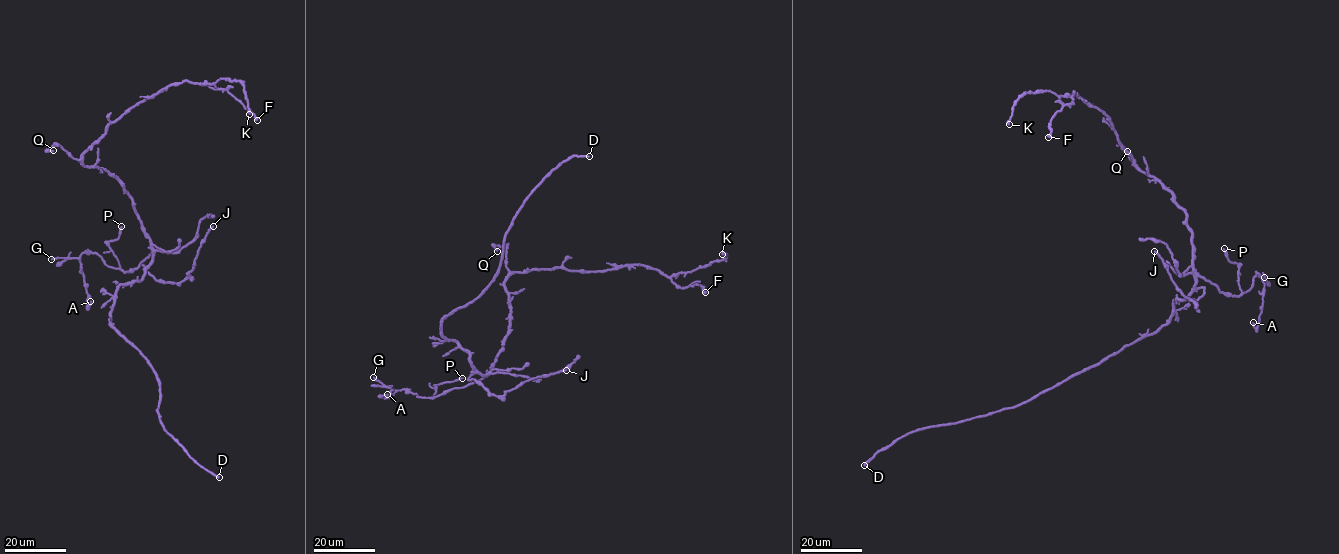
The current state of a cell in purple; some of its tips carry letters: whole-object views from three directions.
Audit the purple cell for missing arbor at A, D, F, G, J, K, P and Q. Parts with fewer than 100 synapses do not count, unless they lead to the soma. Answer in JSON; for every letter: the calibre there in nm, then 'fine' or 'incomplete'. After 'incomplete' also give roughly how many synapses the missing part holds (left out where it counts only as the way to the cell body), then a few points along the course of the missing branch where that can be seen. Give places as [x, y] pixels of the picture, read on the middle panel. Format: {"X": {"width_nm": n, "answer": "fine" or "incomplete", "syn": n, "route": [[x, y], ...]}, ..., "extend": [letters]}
{"A": {"width_nm": 220, "answer": "fine"}, "D": {"width_nm": 200, "answer": "incomplete", "syn": 150, "route": [[589, 156], [645, 179], [543, 105], [421, 111], [415, 78], [426, 46], [403, 14]]}, "F": {"width_nm": 500, "answer": "fine"}, "G": {"width_nm": 220, "answer": "fine"}, "J": {"width_nm": 200, "answer": "fine"}, "K": {"width_nm": 480, "answer": "fine"}, "P": {"width_nm": 160, "answer": "fine"}, "Q": {"width_nm": 220, "answer": "fine"}, "extend": ["D"]}

